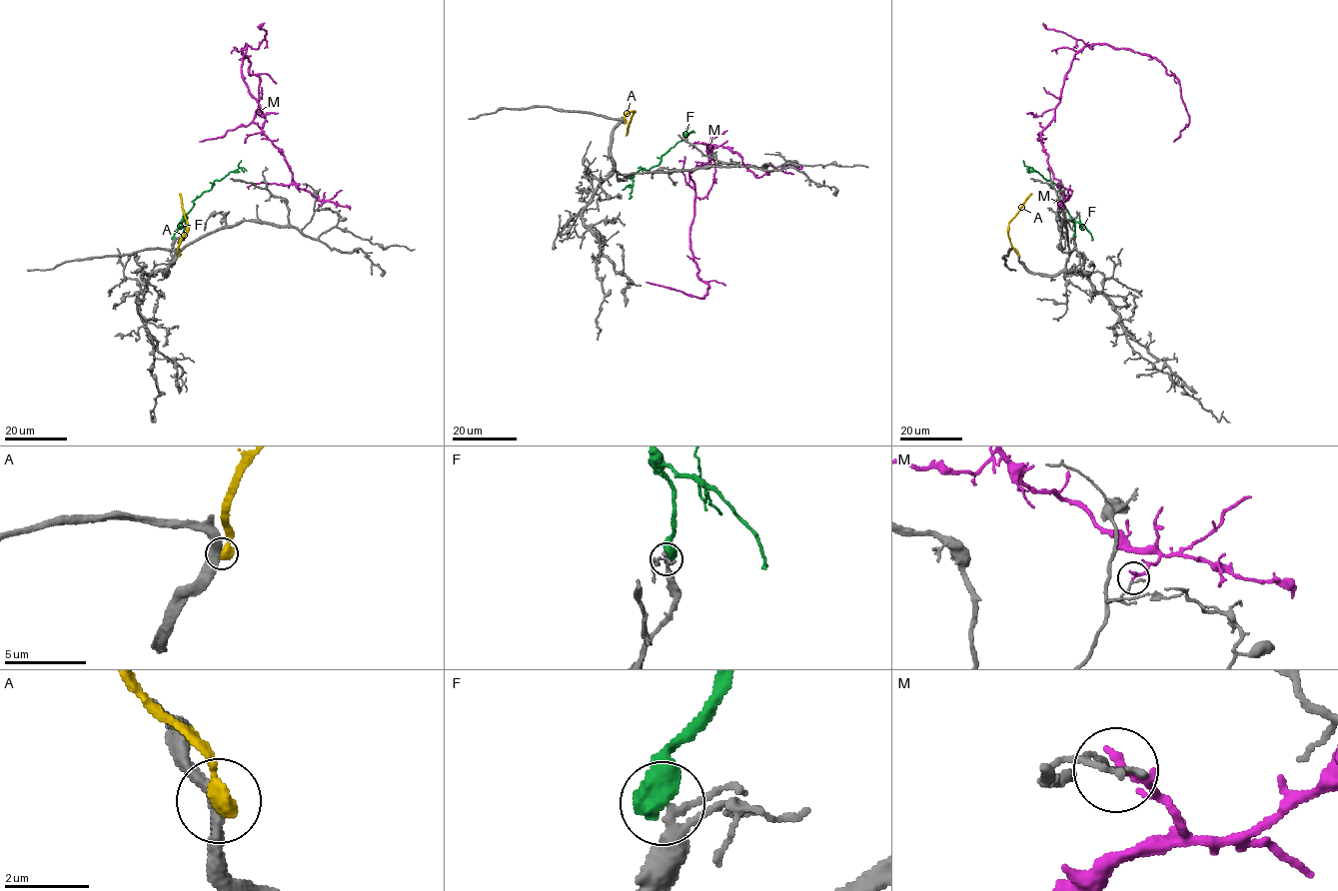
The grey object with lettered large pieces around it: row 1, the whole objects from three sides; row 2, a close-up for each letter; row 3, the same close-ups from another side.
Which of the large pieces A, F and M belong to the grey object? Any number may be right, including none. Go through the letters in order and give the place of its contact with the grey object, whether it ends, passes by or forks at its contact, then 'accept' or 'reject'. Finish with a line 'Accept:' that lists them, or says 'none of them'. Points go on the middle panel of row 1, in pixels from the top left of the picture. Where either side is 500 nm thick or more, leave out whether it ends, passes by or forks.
A: meets grey at (624, 122); reject
F: meets grey at (620, 179); accept
M: meets grey at (769, 165); it ends there; reject
Accept: F

